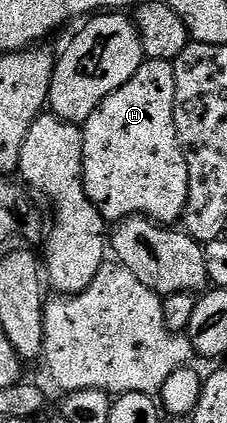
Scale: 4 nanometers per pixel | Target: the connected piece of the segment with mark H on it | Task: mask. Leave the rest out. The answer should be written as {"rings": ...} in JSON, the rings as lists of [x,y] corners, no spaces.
{"rings":[[[146,60],[144,64],[141,64],[130,80],[119,90],[112,92],[91,114],[91,118],[85,121],[81,137],[83,138],[83,174],[81,177],[85,183],[85,193],[87,198],[91,198],[91,202],[104,220],[120,222],[130,218],[144,218],[166,226],[173,226],[184,217],[189,179],[187,178],[187,162],[175,130],[175,70],[170,61]]]}

